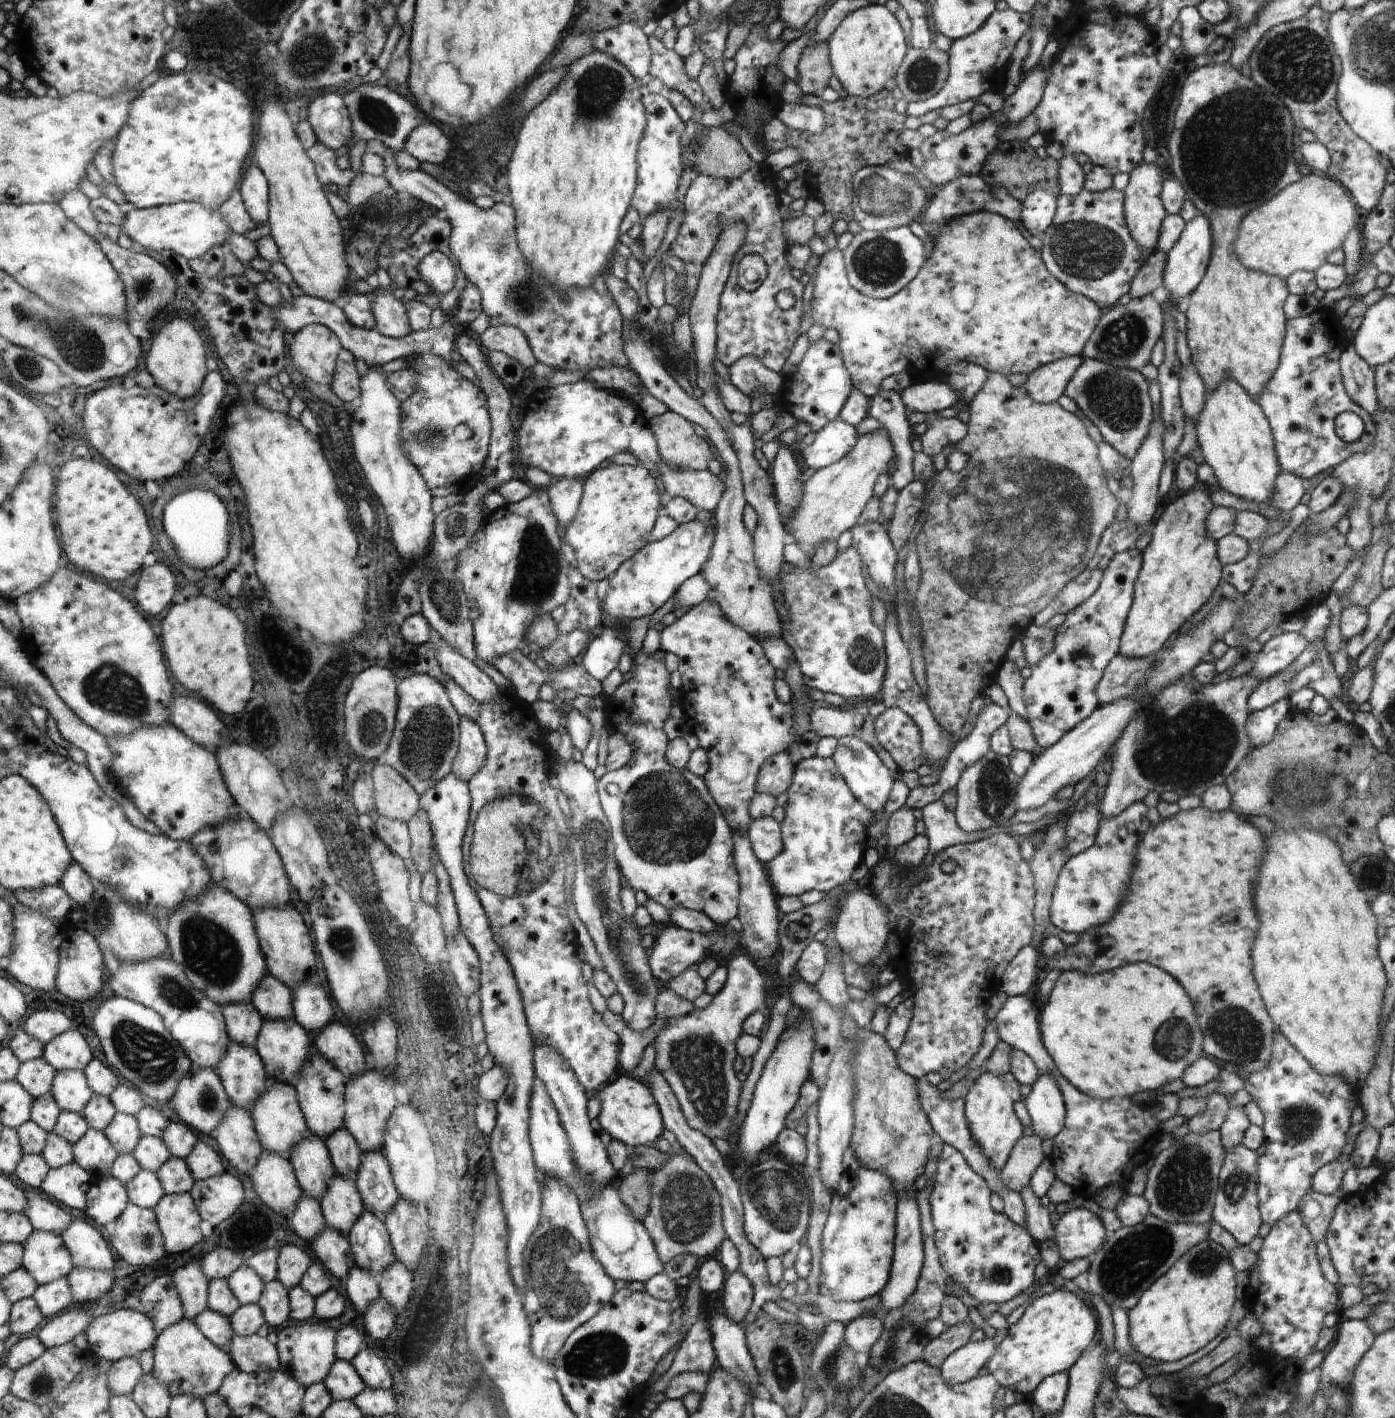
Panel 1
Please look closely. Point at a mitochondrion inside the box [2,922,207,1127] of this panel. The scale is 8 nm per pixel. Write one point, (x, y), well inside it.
(151, 1057)

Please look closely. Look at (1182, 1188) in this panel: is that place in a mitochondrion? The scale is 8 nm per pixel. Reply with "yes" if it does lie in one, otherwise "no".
yes

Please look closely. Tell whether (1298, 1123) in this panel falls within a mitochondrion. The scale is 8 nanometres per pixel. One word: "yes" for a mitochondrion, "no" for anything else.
yes

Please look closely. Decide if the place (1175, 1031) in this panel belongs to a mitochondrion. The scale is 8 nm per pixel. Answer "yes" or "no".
yes

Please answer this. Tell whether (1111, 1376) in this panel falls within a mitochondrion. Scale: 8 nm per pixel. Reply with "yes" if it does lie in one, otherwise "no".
no

